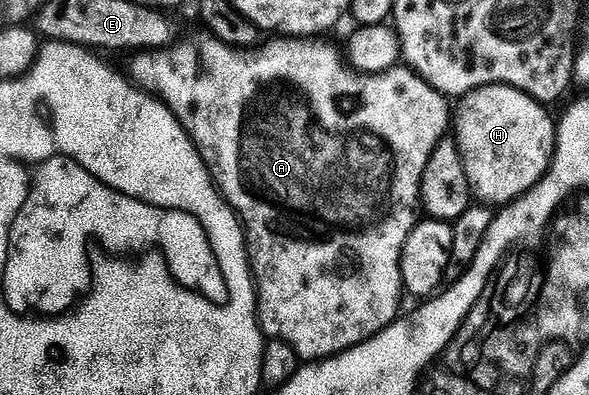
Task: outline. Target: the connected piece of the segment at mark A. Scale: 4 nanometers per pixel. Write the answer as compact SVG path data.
M276 37L273 43L265 42L259 49L250 51L237 51L225 45L225 43L213 42L212 47L204 47L199 51L196 47L179 47L172 50L146 50L137 54L136 59L132 63L132 71L130 75L139 86L143 87L149 94L157 96L160 100L171 109L178 117L178 121L186 129L186 133L195 141L196 147L200 150L200 155L208 164L208 171L212 174L212 180L216 186L220 188L220 193L233 211L240 217L241 224L244 228L244 238L248 248L248 262L252 269L252 277L256 284L258 292L258 322L260 330L264 332L268 339L281 339L286 341L286 345L290 345L290 349L294 349L294 353L298 353L298 357L302 361L323 361L331 359L334 355L341 355L344 351L349 351L351 347L356 347L359 343L365 343L367 339L372 339L379 331L385 331L391 323L397 322L400 311L400 295L402 296L402 288L404 282L400 276L400 258L402 257L402 249L406 245L406 237L410 237L410 233L416 227L418 222L418 208L421 206L420 201L420 182L422 181L422 173L426 169L426 161L430 161L430 153L434 153L434 149L440 144L440 140L445 138L447 129L450 127L450 107L448 111L449 100L442 93L438 93L431 85L424 80L421 75L417 75L415 71L404 65L397 65L391 71L383 71L380 75L356 75L354 76L344 66L342 55L335 51L330 44L320 44L312 37Z

